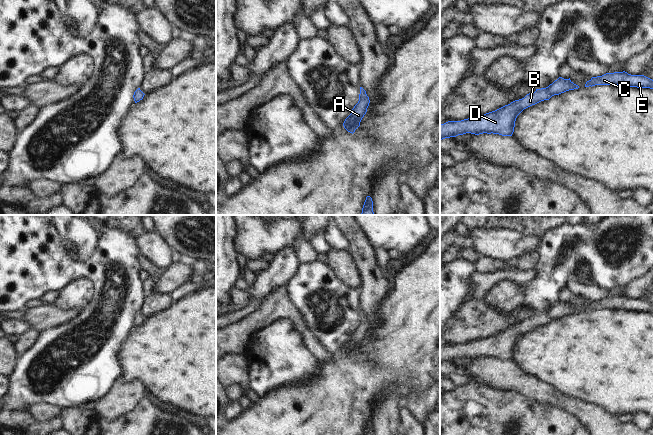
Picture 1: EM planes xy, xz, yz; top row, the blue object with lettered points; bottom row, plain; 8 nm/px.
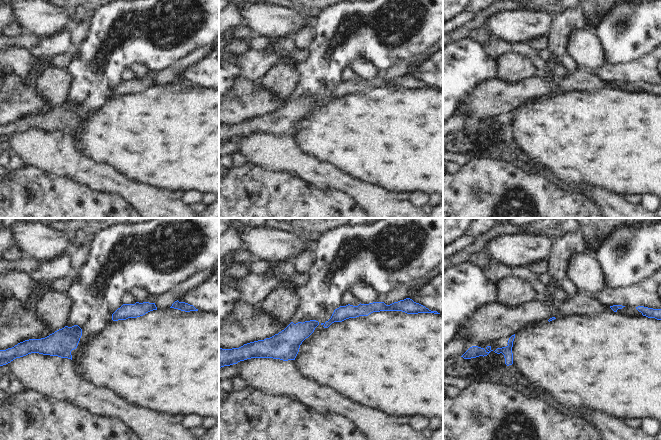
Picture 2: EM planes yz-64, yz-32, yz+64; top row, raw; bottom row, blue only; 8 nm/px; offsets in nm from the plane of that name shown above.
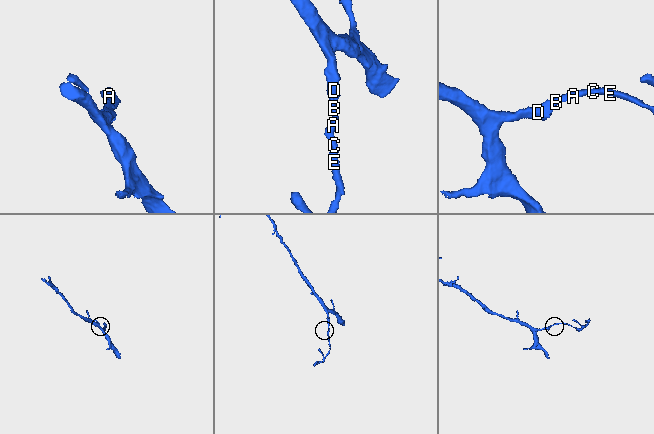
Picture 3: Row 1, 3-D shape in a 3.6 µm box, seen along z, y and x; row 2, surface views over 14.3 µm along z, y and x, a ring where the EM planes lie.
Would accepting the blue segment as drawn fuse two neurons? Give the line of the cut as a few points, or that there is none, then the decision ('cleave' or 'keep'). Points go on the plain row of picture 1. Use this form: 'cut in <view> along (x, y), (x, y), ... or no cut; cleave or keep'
no cut; keep

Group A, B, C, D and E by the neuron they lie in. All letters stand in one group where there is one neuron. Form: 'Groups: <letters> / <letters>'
Groups: A B C D E

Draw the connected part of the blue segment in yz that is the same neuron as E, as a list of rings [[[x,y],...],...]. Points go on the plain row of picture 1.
[[[623,295],[592,301],[586,306],[585,311],[592,311],[595,309],[621,309],[624,311],[653,313],[653,304],[644,299],[631,299]]]

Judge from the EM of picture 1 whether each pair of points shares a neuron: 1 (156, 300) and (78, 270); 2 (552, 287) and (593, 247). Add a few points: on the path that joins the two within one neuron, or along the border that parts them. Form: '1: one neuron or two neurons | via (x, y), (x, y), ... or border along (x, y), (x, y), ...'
1: two neurons | border along (145, 297), (139, 311)
2: one neuron | via (558, 275), (581, 252)

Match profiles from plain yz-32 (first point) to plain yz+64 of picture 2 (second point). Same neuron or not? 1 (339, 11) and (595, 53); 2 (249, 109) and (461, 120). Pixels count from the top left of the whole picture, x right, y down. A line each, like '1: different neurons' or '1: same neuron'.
1: different neurons
2: different neurons

